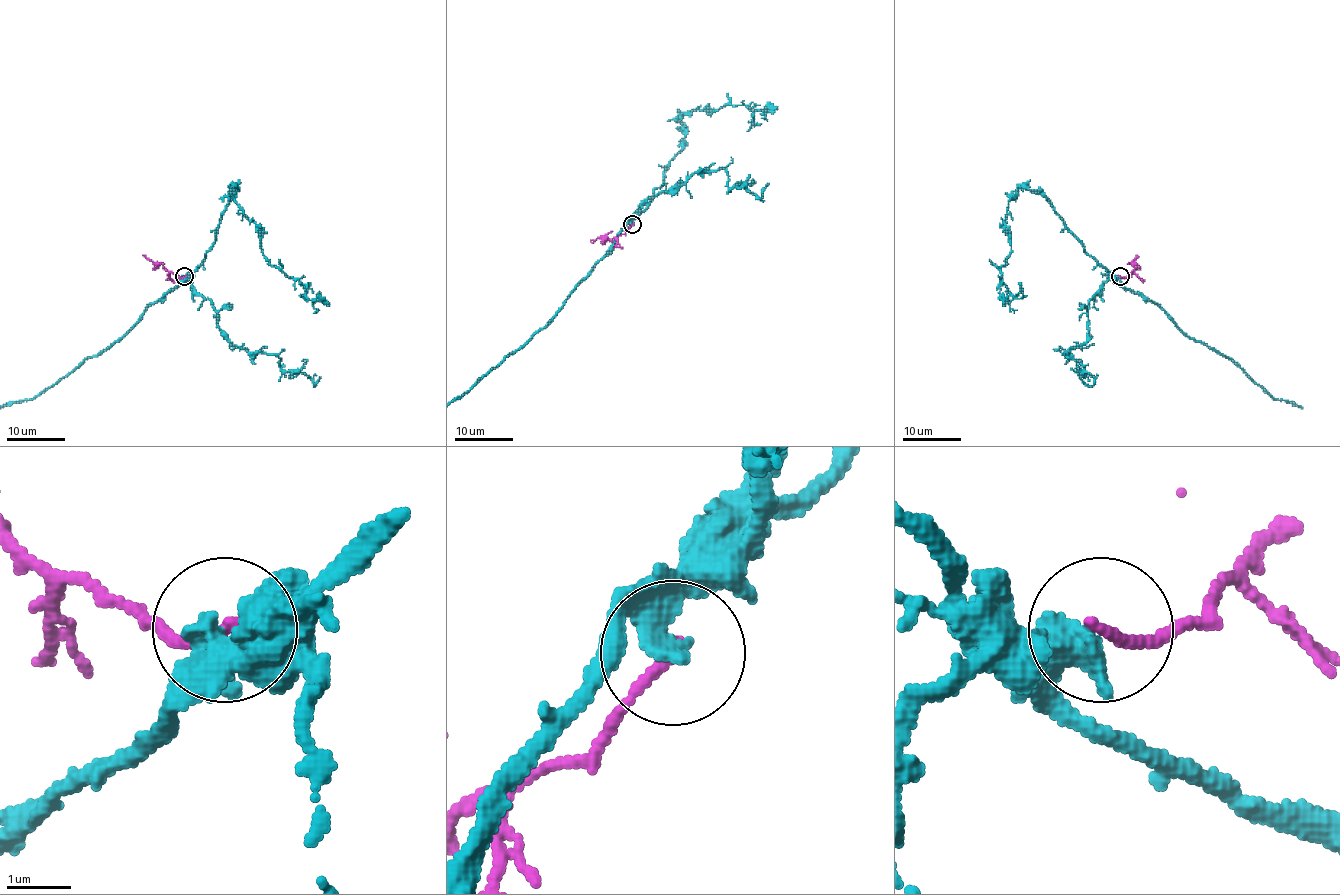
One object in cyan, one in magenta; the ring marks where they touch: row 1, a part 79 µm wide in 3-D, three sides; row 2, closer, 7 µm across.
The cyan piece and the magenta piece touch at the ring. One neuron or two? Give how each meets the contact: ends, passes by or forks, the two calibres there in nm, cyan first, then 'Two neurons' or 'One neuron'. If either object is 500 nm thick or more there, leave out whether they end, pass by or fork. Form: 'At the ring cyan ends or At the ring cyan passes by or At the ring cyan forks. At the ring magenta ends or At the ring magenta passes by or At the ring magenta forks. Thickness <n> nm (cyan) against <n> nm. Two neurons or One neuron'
At the ring cyan ends. At the ring magenta ends. Thickness 480 nm (cyan) against 160 nm. Two neurons

